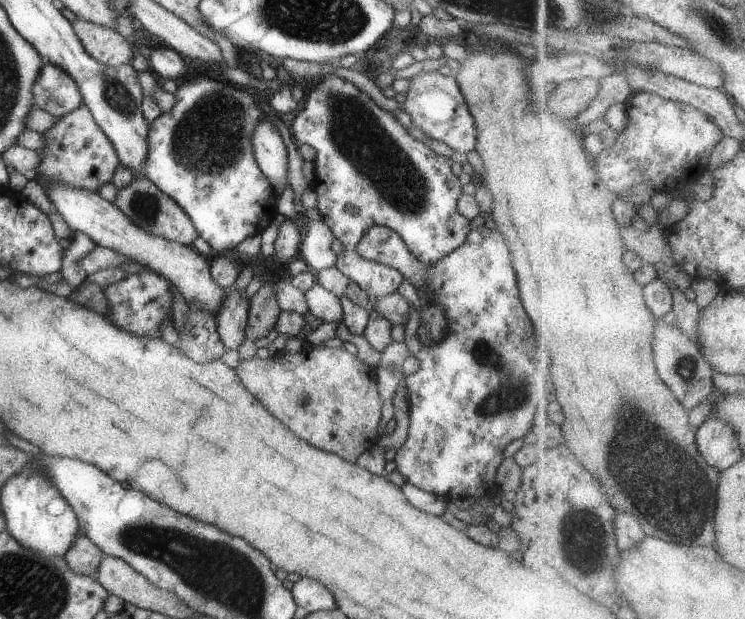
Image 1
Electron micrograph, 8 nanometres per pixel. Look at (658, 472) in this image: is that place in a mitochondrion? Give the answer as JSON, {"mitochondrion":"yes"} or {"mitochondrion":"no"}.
{"mitochondrion":"yes"}

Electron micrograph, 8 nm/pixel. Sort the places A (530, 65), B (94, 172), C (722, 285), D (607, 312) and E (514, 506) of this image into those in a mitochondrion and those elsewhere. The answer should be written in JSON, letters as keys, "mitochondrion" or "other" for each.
{"A":"other","B":"other","C":"other","D":"other","E":"other"}

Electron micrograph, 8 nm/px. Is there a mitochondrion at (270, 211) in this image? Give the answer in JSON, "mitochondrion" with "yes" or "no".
{"mitochondrion":"no"}

